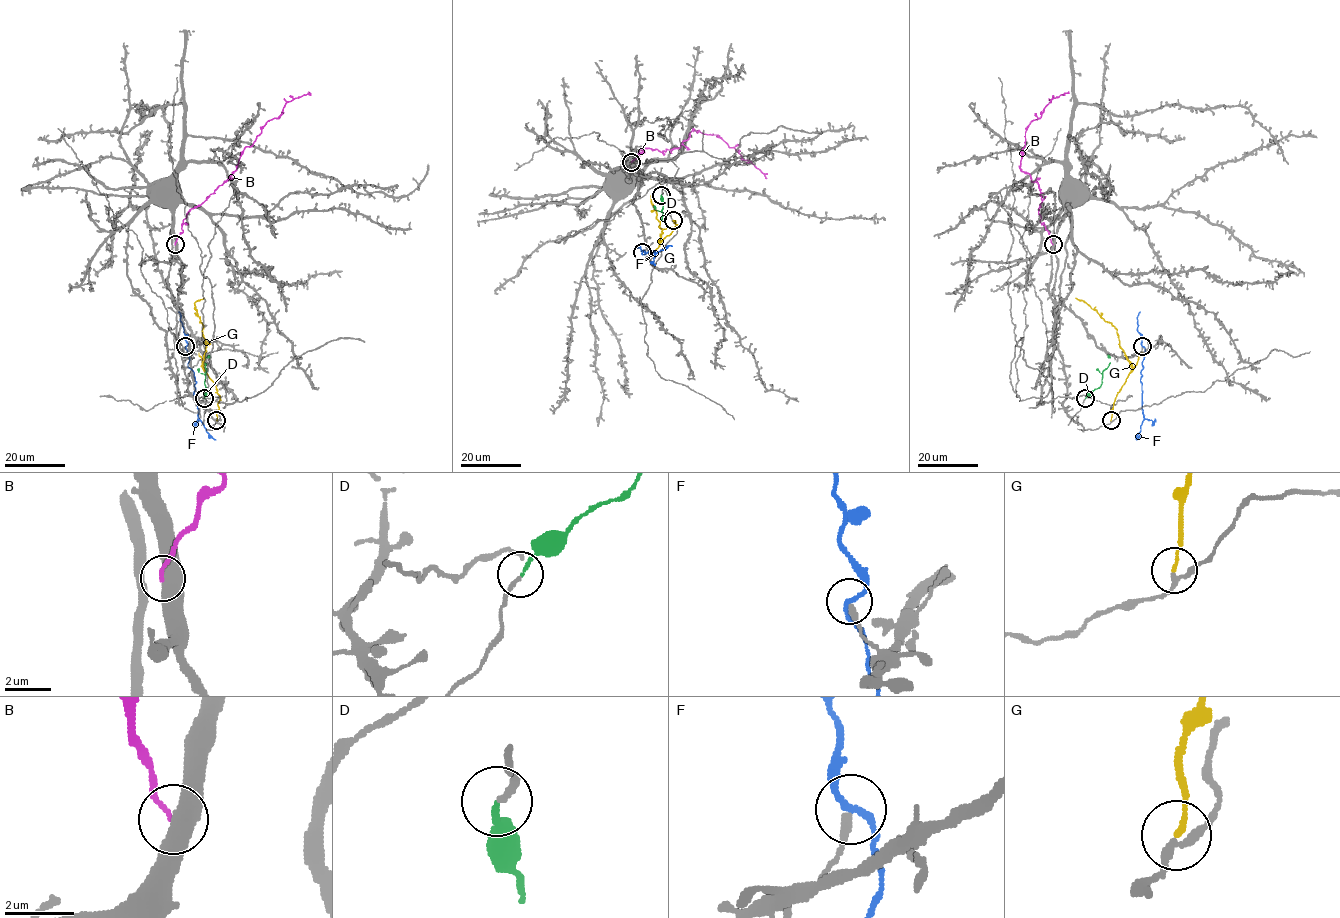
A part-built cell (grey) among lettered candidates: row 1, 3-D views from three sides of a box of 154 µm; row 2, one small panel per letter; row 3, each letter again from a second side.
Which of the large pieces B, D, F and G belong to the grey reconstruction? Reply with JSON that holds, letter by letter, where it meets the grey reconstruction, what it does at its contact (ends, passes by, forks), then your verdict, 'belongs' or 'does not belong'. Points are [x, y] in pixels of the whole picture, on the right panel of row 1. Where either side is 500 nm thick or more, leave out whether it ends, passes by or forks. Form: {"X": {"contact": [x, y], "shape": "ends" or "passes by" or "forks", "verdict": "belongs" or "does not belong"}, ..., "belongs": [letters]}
{"B": {"contact": [1053, 244], "verdict": "does not belong"}, "D": {"contact": [1085, 398], "shape": "ends", "verdict": "belongs"}, "F": {"contact": [1142, 346], "shape": "passes by", "verdict": "does not belong"}, "G": {"contact": [1111, 420], "shape": "ends", "verdict": "does not belong"}, "belongs": ["D"]}

